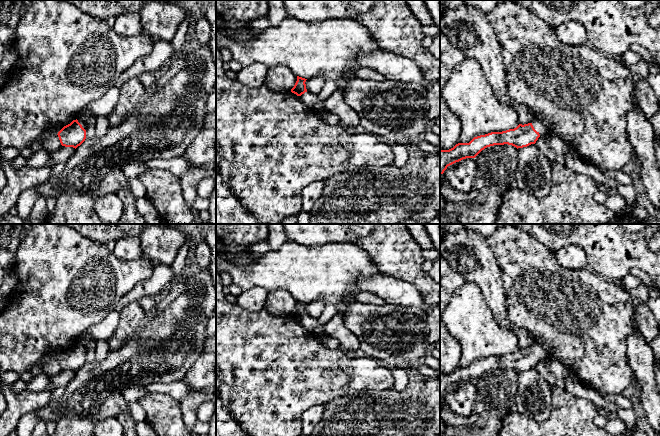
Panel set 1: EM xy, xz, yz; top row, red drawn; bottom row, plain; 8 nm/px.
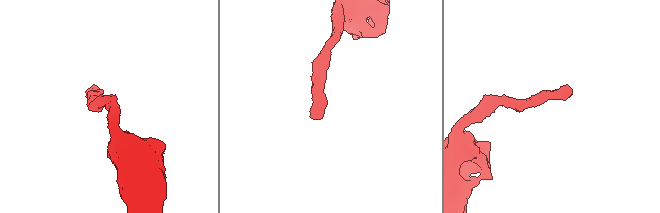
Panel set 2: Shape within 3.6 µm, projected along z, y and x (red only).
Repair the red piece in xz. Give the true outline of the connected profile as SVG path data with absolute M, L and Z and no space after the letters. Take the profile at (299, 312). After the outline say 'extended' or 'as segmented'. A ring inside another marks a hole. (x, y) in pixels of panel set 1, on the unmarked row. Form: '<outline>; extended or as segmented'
M297 300L297 305L291 316L299 320L302 326L314 335L327 335L326 324L321 324L318 319L308 316L305 308L306 304Z; extended

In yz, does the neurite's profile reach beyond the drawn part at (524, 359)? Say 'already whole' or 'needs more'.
needs more

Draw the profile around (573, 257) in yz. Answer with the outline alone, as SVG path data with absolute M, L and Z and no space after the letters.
M568 245L555 252L556 260L566 269L582 269L587 267L587 258L585 251L576 246Z

